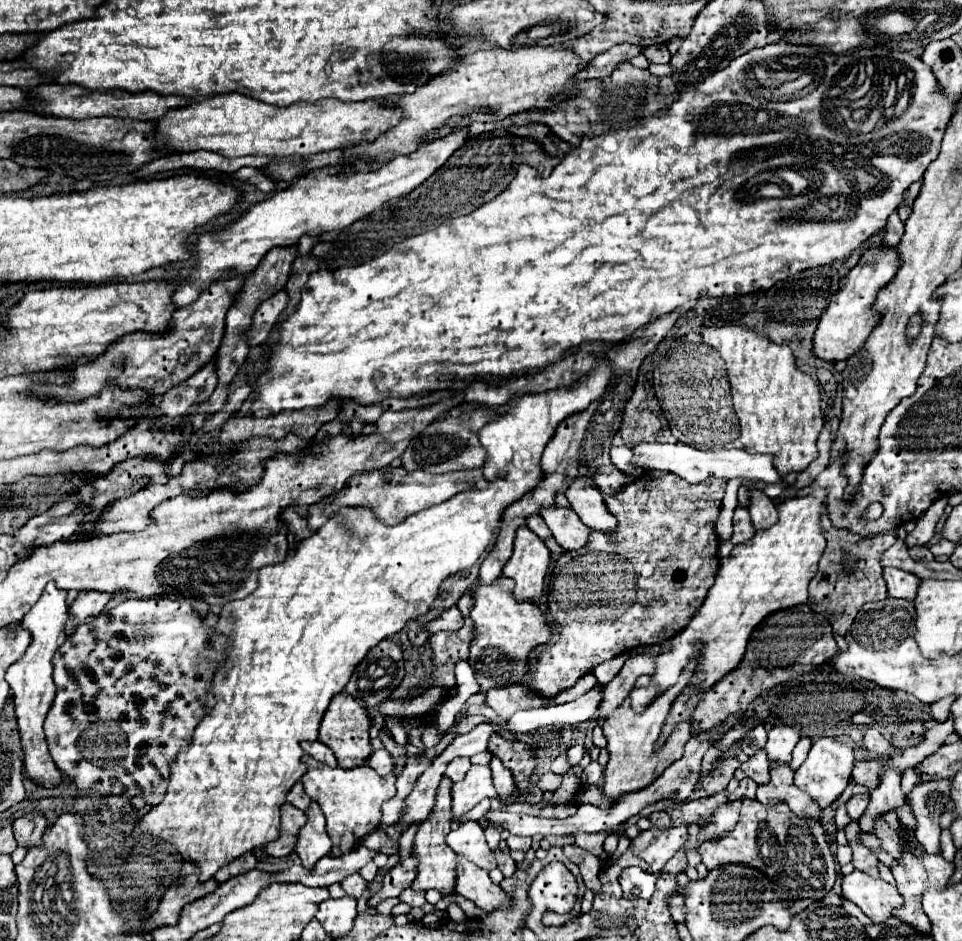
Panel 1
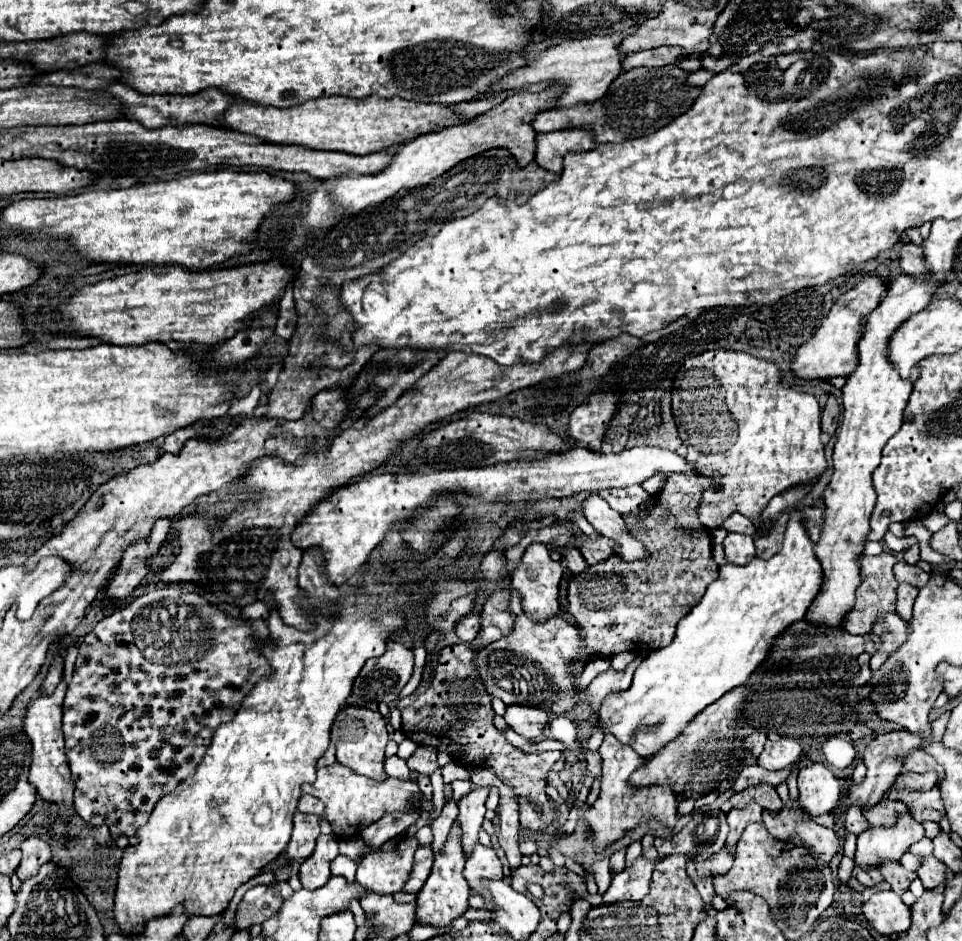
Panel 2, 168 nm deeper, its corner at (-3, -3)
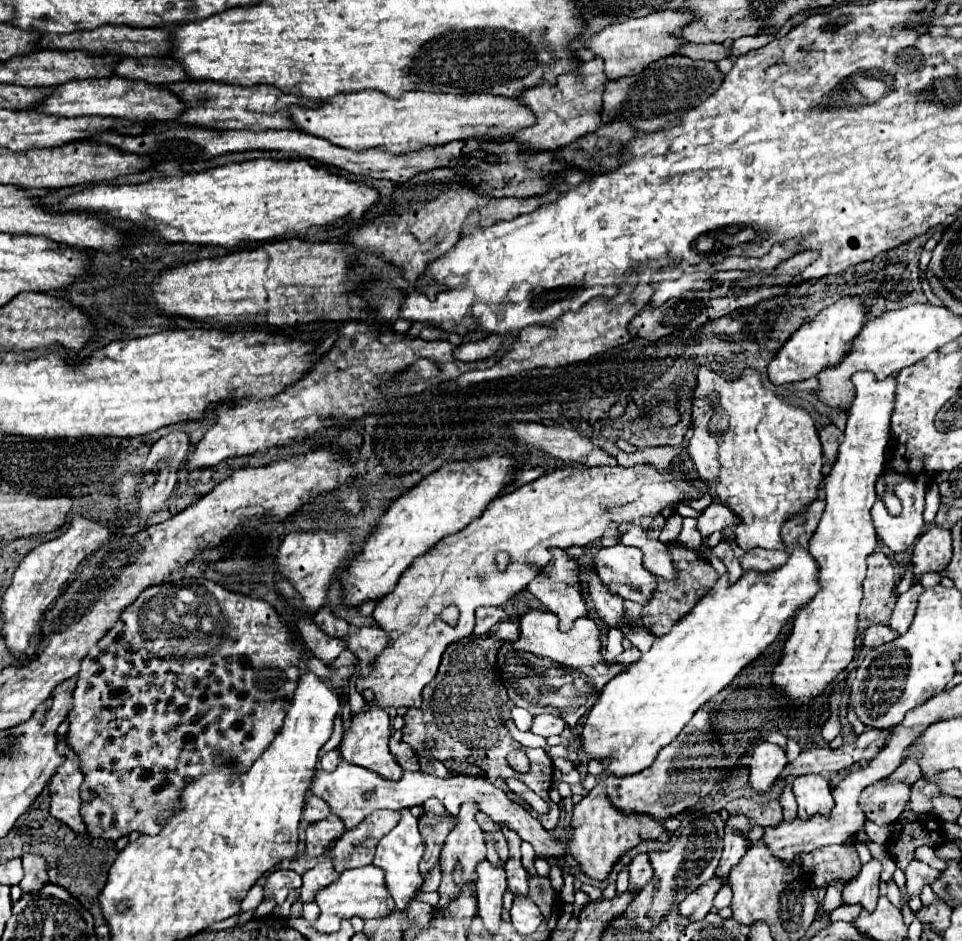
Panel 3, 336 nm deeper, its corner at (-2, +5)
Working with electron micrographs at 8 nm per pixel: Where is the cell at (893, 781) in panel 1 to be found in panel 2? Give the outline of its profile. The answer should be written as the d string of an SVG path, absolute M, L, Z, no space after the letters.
M896 813L896 823L890 827L870 827L858 835L854 861L858 865L878 865L882 861L898 861L900 855L918 839L924 837L924 827L908 813Z

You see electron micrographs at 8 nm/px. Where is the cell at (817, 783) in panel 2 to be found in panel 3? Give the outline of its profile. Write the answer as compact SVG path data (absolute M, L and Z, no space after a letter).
M821 775L795 777L793 793L799 805L799 819L811 819L813 815L829 817L835 805L831 797L831 787Z

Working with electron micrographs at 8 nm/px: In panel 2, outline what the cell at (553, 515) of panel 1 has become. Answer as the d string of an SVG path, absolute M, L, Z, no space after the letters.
M576 533L574 537L576 537L578 549L580 549L580 553L588 565L600 563L600 561L608 559L612 553L616 553L616 545L612 545L612 541L608 541L606 537L592 539L592 537L582 535L582 533Z

